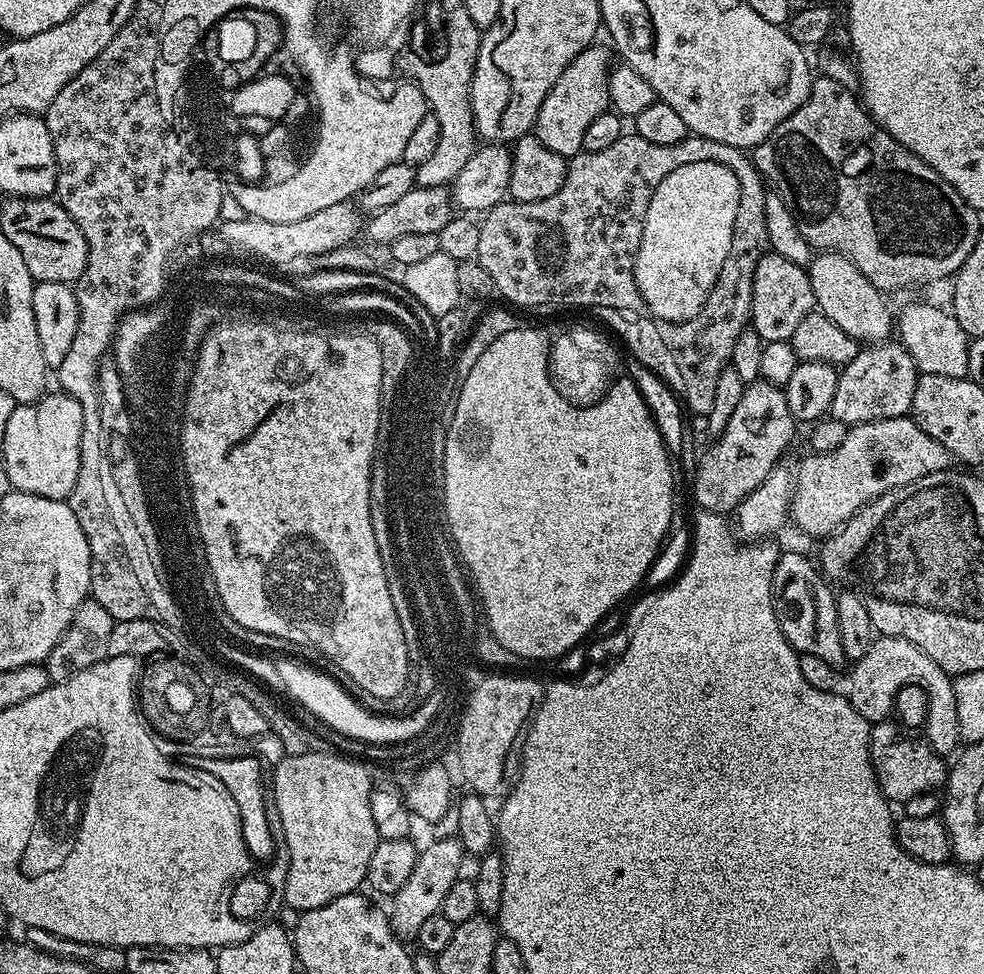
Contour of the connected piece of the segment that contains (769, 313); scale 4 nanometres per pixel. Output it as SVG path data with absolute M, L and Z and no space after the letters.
M771 250L765 252L753 274L753 298L750 328L759 334L764 342L791 341L794 330L802 318L816 308L814 290L810 286L807 271L801 265L782 258Z

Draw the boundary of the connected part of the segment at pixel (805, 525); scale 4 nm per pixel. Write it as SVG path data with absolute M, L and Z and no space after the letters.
M908 416L851 425L838 450L812 452L801 462L800 472L798 468L794 476L791 523L808 536L827 538L863 504L898 486L935 472L947 472L949 468L948 451Z

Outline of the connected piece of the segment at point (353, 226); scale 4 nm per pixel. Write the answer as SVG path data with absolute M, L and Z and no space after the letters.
M349 201L326 206L323 210L297 222L262 222L247 218L240 222L223 222L220 236L236 252L261 260L261 265L288 264L298 258L320 256L349 245L360 224L357 207Z

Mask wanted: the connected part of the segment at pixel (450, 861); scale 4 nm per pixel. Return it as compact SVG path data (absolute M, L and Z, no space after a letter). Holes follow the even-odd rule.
M449 838L449 840L436 840L433 844L421 847L416 854L414 870L410 878L402 885L402 890L398 890L390 897L390 919L392 922L392 933L402 942L415 941L418 930L422 930L422 922L439 912L442 906L442 898L446 898L450 886L461 879L460 867L466 861L464 847L459 840ZM409 940L409 941L408 941Z

